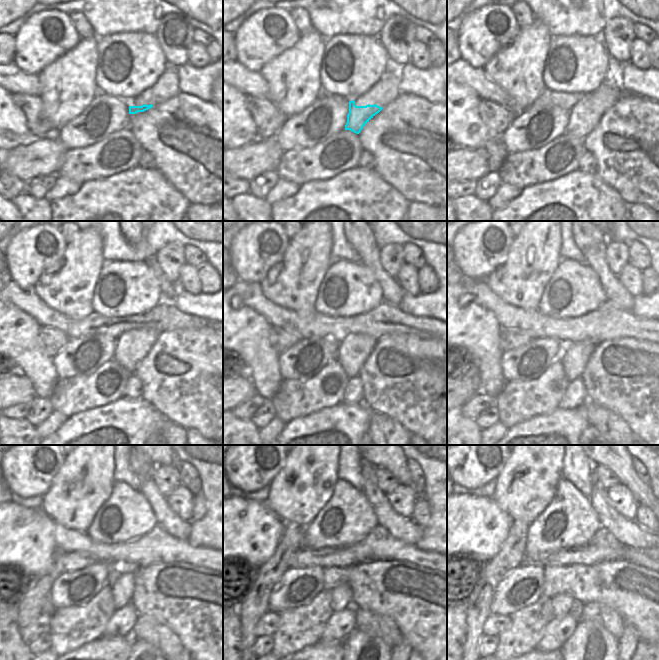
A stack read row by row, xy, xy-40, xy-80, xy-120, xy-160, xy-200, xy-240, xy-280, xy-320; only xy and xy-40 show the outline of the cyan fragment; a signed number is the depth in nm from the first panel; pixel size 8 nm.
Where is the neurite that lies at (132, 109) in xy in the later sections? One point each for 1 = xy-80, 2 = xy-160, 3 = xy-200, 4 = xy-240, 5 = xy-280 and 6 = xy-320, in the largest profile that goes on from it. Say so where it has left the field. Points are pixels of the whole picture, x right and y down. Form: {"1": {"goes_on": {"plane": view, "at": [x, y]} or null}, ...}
{"1": {"goes_on": {"plane": "xy-80", "at": [582, 119]}}, "2": {"goes_on": {"plane": "xy-160", "at": [354, 349]}}, "3": {"goes_on": {"plane": "xy-200", "at": [574, 357]}}, "4": {"goes_on": {"plane": "xy-240", "at": [122, 589]}}, "5": {"goes_on": {"plane": "xy-280", "at": [341, 596]}}, "6": {"goes_on": {"plane": "xy-320", "at": [561, 603]}}}

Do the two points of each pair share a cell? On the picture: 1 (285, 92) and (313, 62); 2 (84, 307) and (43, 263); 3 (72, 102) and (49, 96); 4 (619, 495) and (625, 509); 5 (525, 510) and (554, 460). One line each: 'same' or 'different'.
1: same
2: different
3: same
4: same
5: same

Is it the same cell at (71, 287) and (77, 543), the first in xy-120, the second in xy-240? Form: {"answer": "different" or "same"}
{"answer": "different"}

